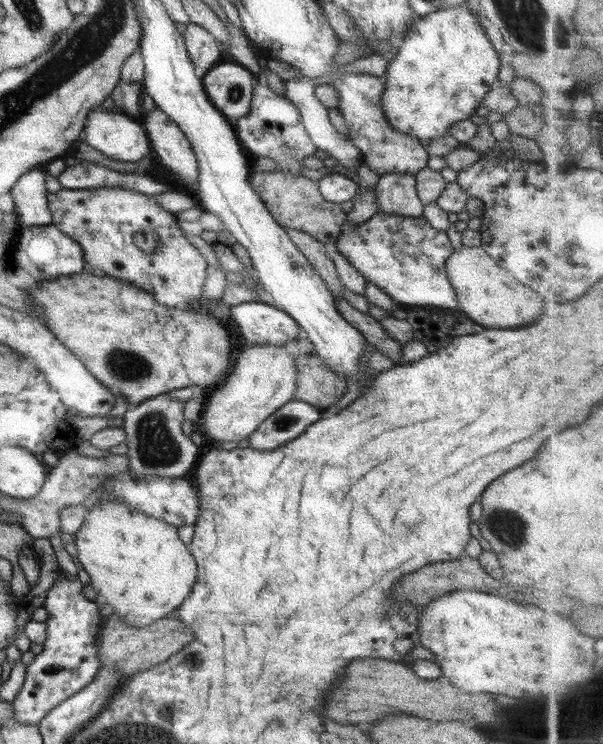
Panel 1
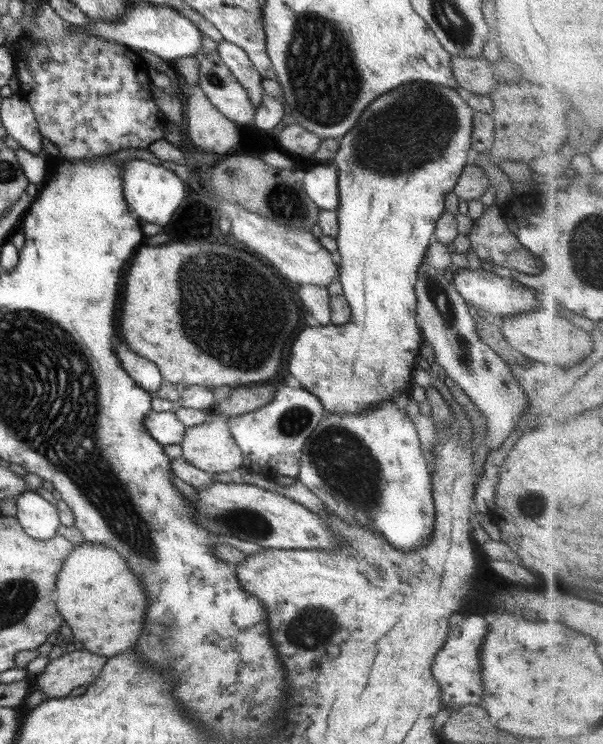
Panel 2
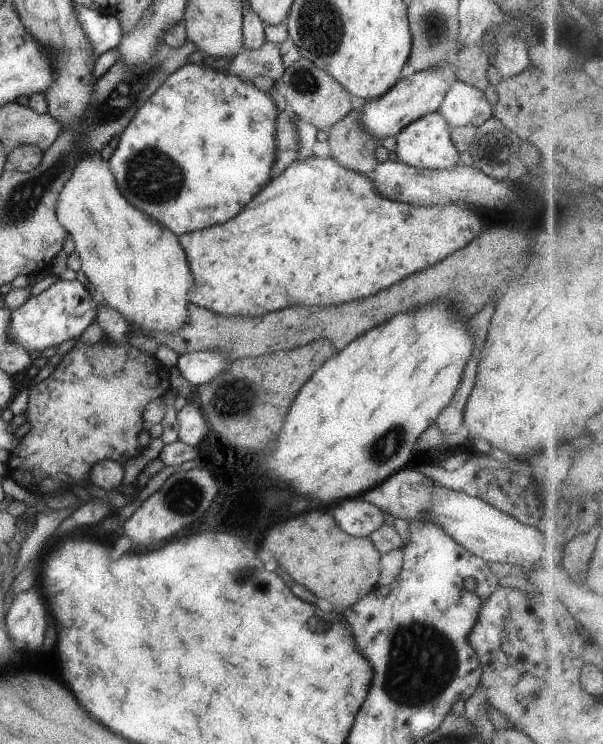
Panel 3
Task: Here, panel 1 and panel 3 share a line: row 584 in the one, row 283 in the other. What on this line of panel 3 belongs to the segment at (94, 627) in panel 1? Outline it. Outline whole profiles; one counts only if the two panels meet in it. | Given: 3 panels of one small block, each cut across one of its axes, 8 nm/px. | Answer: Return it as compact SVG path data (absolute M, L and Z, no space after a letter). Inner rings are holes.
M58 277L44 292L31 295L20 308L12 309L9 329L13 341L30 352L58 347L66 340L80 340L81 334L96 320L98 305L98 296L93 296L78 279L67 281Z

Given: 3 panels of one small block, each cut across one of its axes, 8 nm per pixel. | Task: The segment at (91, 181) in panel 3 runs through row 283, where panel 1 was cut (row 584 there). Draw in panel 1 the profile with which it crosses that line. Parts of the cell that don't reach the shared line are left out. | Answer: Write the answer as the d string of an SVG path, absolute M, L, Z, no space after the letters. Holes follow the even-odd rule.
M102 500L94 510L90 510L84 524L75 533L78 562L82 570L88 572L94 590L98 592L98 602L112 606L113 614L118 614L128 626L149 626L175 611L188 598L197 579L197 564L188 544L178 536L177 528L164 520L142 515L128 508L122 502Z

